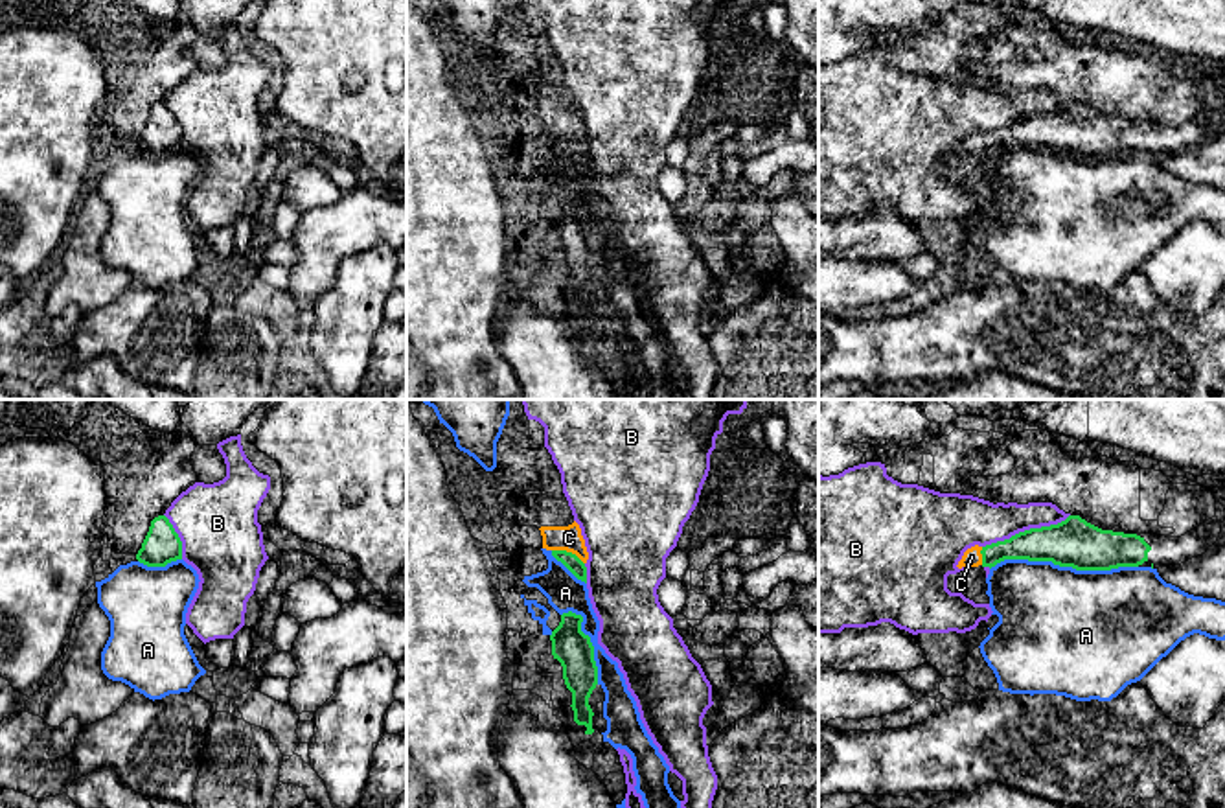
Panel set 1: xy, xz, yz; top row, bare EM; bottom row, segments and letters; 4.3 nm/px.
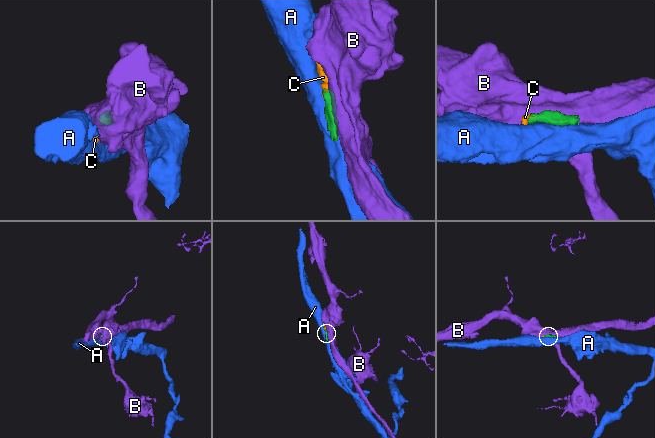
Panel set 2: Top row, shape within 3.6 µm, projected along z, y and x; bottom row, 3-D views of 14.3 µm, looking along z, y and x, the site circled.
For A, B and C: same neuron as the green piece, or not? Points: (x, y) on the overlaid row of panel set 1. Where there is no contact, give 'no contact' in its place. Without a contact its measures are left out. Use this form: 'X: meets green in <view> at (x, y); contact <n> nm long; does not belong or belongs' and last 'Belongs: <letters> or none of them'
A: meets green in yz at (1064, 565); contact 650 nm long; does not belong
B: meets green in yz at (1025, 530); contact 420 nm long; does not belong
C: meets green in xz at (569, 553); contact 160 nm long; belongs
Belongs: C

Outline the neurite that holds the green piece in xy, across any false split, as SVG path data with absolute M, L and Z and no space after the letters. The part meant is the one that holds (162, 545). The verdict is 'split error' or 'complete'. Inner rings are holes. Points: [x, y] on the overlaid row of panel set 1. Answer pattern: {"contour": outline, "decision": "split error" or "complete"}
{"contour": "M166 515L151 521L136 560L147 567L166 567L171 561L182 560L182 541Z", "decision": "complete"}

